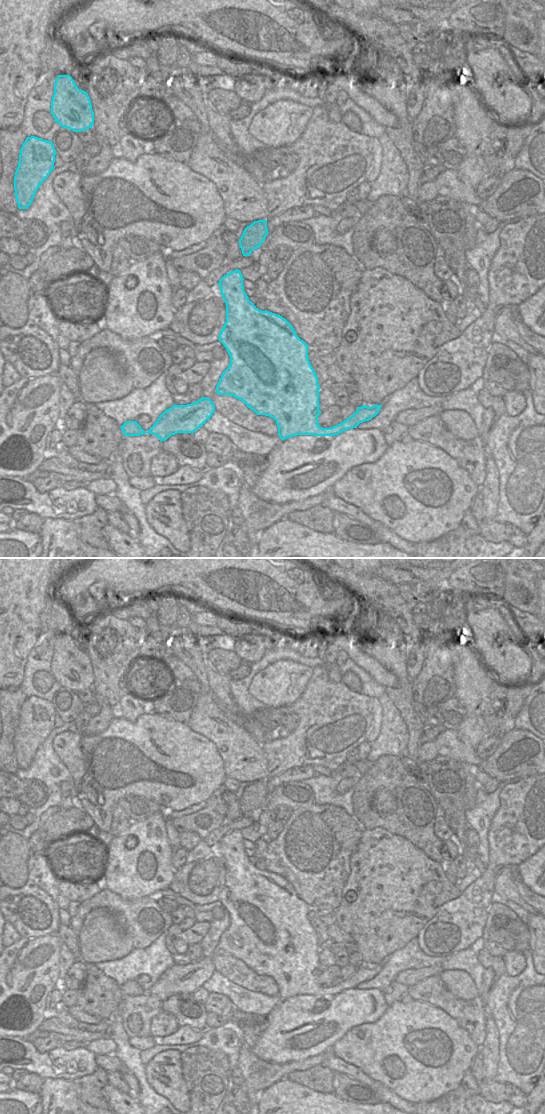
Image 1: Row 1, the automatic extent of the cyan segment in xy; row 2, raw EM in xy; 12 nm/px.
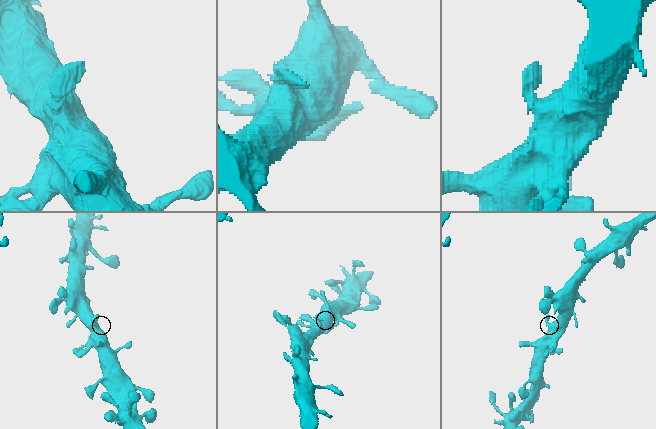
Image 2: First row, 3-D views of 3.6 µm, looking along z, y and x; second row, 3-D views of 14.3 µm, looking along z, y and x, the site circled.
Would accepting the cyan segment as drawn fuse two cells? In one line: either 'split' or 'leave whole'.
leave whole

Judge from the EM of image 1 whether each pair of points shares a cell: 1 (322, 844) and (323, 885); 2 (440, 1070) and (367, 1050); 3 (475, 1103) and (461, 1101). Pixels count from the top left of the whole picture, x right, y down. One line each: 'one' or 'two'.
1: one
2: one
3: one

